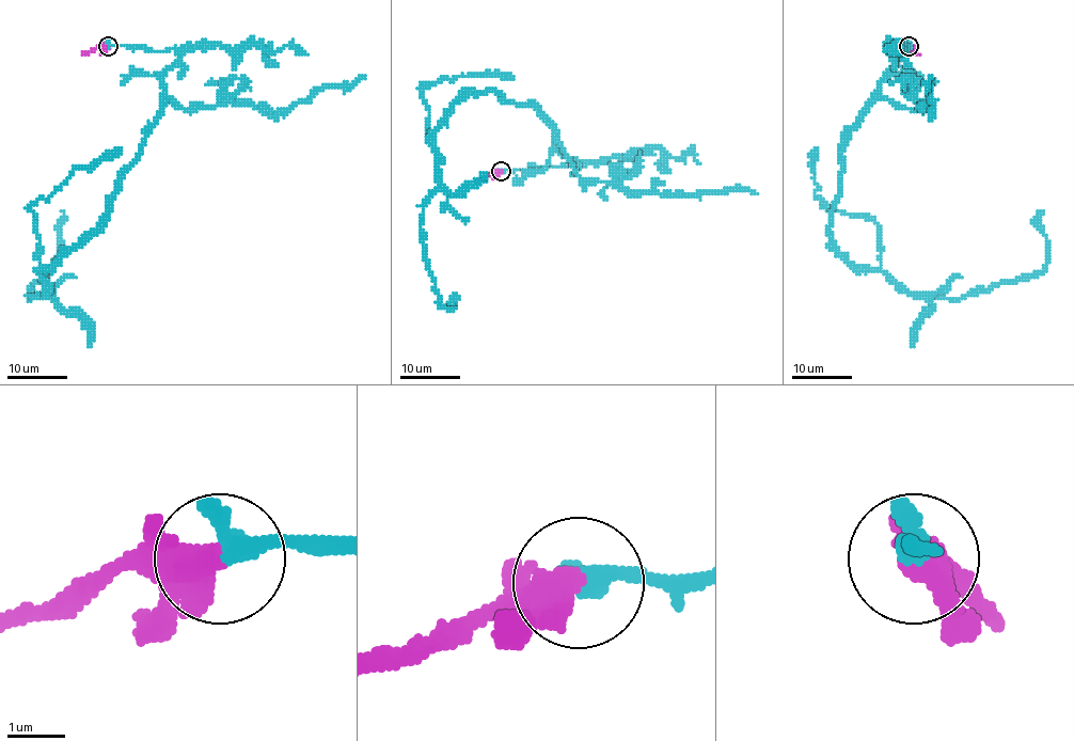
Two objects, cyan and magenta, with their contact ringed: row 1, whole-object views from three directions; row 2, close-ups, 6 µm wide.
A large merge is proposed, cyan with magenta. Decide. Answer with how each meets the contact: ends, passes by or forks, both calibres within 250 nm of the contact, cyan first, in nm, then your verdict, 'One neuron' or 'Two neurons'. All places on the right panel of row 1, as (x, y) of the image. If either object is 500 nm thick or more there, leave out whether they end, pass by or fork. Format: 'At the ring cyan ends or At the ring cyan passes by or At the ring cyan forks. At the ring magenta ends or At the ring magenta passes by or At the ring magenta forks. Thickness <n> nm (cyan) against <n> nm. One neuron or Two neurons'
Thickness 380 nm (cyan) against 600 nm. One neuron

